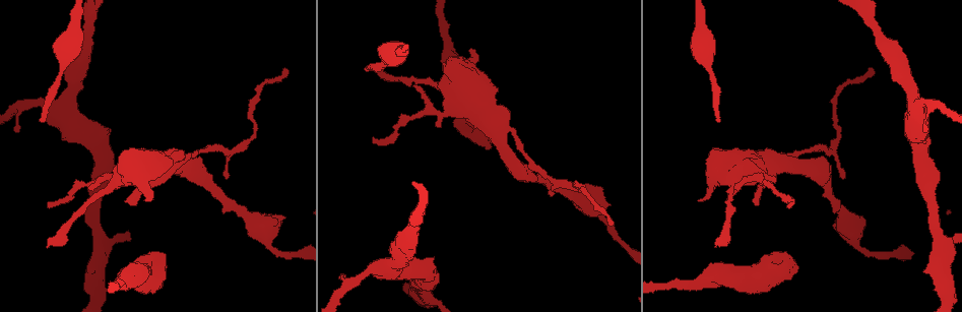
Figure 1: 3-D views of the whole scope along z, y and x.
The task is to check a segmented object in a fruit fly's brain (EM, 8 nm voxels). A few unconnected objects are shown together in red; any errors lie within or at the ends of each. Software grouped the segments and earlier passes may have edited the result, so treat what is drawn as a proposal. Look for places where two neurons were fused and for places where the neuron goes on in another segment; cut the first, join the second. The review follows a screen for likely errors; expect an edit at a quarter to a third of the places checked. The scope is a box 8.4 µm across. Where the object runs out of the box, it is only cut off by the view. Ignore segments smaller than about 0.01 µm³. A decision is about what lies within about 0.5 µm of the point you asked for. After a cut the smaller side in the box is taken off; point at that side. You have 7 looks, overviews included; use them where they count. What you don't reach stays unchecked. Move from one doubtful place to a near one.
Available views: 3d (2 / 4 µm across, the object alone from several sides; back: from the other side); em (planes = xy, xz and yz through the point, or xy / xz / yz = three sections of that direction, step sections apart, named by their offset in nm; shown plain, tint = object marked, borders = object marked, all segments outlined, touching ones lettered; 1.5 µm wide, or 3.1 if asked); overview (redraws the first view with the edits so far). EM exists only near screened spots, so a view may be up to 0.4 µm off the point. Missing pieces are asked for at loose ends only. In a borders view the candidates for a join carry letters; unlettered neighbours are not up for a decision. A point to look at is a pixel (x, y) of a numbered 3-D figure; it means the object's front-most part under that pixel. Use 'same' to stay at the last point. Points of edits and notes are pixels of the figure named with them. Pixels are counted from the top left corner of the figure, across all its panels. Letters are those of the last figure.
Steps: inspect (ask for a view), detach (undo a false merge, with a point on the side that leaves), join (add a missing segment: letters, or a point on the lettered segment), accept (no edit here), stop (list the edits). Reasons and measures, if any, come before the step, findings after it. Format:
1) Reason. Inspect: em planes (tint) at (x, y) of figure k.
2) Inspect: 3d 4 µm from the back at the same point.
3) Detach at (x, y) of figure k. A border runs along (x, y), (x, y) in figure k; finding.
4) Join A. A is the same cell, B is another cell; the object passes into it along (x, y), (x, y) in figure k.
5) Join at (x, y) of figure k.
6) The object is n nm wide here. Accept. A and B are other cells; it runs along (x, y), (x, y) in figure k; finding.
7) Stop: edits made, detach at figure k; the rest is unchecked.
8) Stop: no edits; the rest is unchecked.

Free end. Inspect: 3d 2 µm at (42, 118) of figure 1.

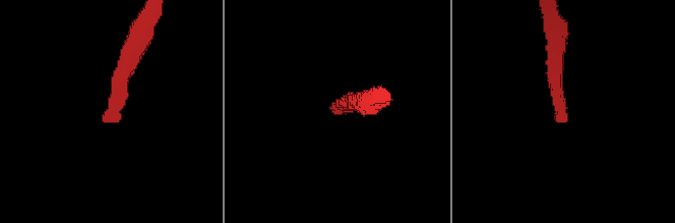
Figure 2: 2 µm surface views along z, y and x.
Inspect: em xz step 4 (borders) at (335, 111) of figure 2.

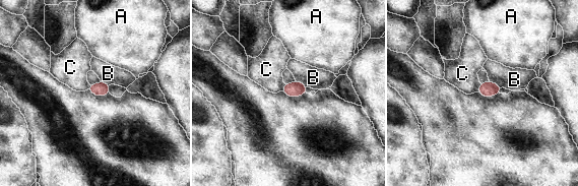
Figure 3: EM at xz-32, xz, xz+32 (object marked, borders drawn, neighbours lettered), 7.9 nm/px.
Another direction. Inspect: em planes (borders) at the same point.

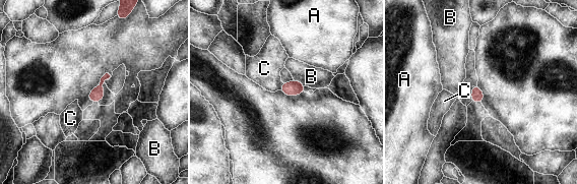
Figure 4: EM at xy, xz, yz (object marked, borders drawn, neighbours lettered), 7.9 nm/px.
The longest contact is with B, 100 nm. Accept. A, B and C are other cells; a border runs along (282, 82), (279, 89) in figure 4; no lettered segment goes on from it.

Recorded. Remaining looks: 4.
An open end. Inspect: 3d 4 µm at (470, 48) of figure 1.

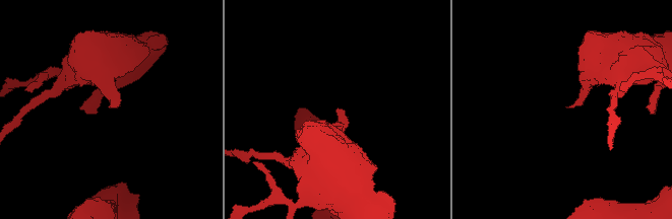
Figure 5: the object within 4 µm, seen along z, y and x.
Inspect: em yz step 4 (borders) at (110, 105) of figure 5.

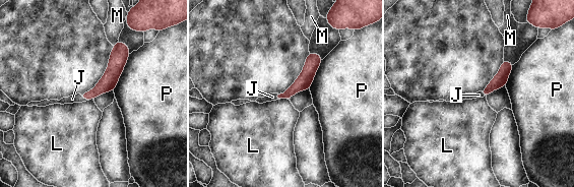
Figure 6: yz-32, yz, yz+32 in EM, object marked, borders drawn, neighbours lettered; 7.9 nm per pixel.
The longest contact is with P, 320 nm. Join J. J is the same cell, L, M and P are other cells; the neuron continues.

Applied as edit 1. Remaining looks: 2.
Stop: edits made, join at figure 6; the rest is unchecked.

